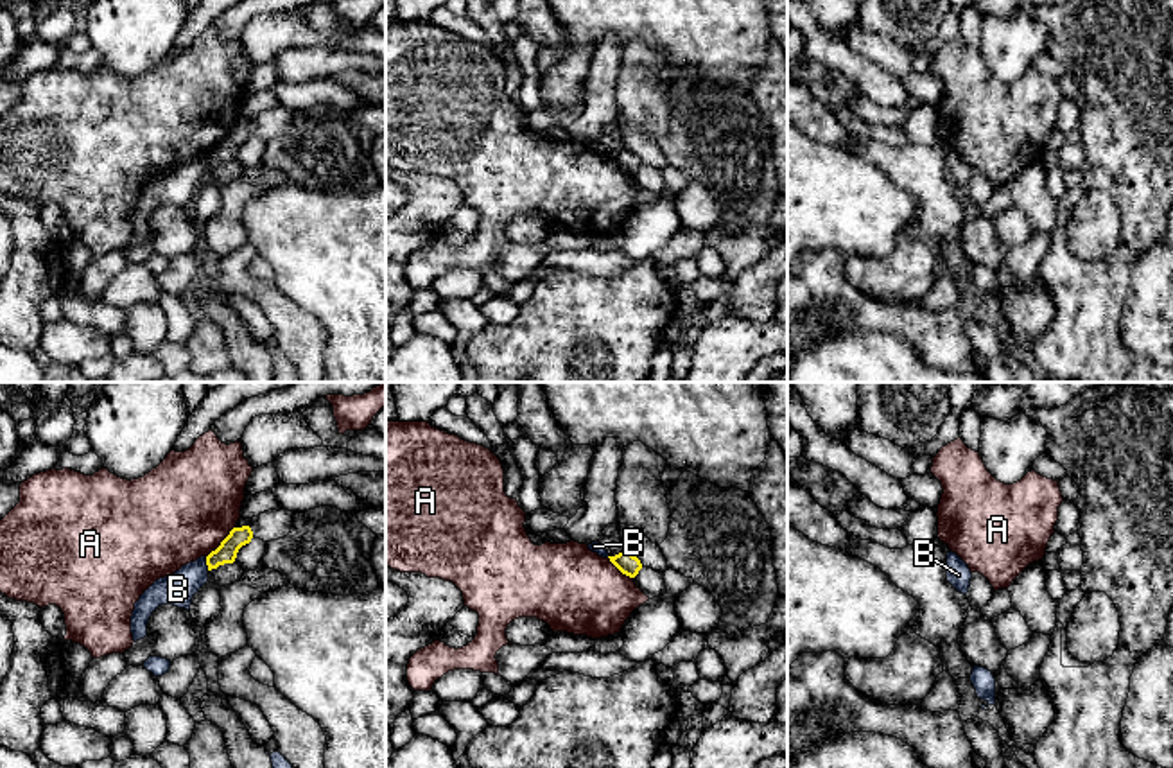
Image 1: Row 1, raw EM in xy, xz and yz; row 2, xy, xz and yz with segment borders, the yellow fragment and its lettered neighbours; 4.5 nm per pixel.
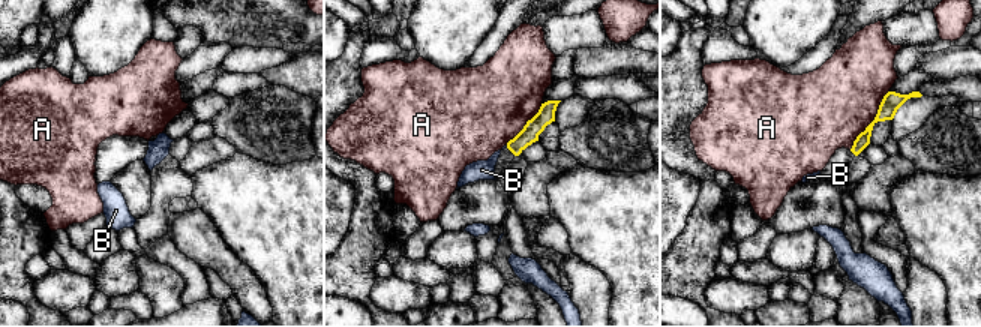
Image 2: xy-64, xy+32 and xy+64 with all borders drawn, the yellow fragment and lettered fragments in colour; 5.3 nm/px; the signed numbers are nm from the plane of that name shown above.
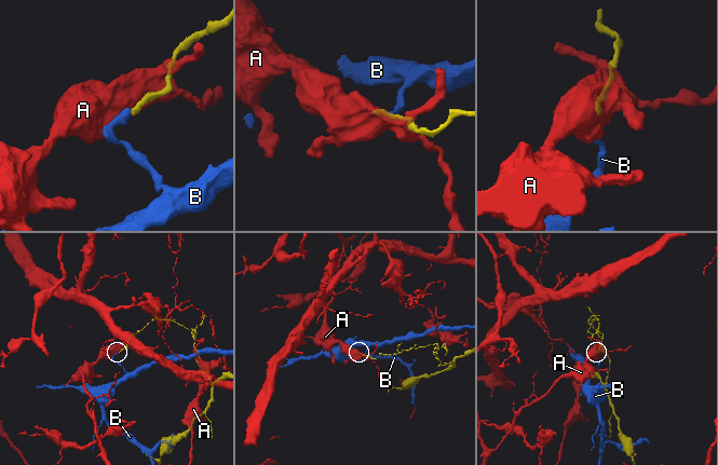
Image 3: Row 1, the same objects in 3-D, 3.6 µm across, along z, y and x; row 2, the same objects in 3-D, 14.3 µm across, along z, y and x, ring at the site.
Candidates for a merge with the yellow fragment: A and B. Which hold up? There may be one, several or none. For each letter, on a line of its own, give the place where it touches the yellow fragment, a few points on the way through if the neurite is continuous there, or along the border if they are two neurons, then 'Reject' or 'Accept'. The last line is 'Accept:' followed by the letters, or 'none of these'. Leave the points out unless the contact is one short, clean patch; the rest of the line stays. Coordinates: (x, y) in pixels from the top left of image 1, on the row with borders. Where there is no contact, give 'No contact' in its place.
A: Touches yellow at xy (221, 542). Reject
B: Touches yellow at xy (207, 564). Boundary: xy (205, 557), (208, 569). Reject
Accept: none of these

